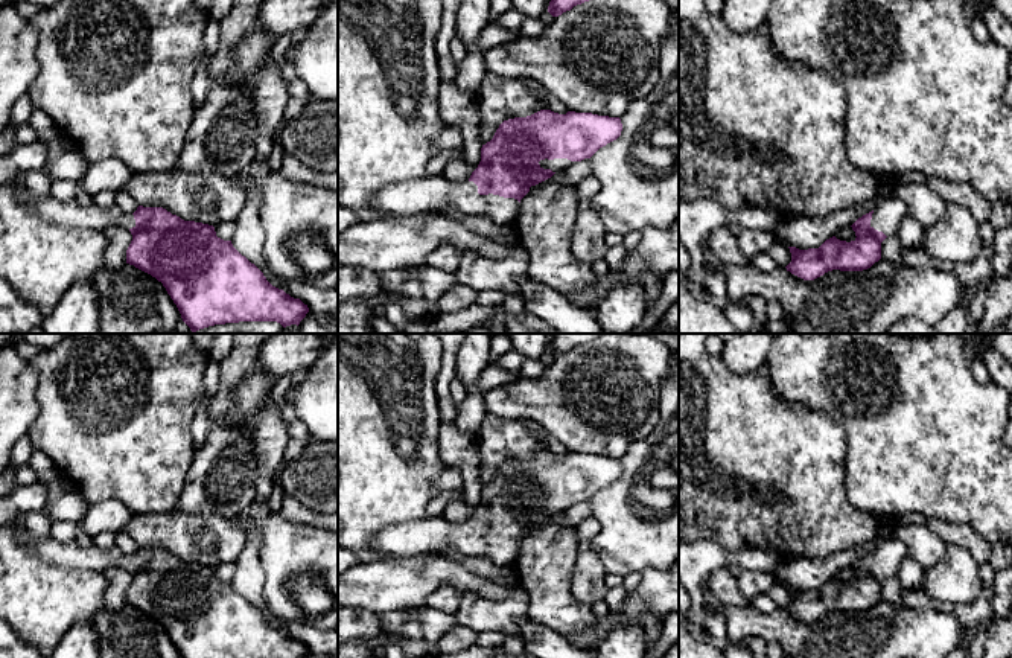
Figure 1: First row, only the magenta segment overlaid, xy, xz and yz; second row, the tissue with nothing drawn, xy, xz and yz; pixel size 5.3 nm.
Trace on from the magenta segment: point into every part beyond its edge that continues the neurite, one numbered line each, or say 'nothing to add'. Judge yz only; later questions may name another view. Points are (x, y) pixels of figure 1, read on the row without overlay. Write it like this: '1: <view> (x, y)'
1: yz (889, 555)

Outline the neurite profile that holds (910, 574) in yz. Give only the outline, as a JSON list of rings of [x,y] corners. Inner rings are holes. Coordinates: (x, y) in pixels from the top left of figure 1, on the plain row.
[[[905,557],[901,564],[898,580],[901,588],[916,589],[922,585],[925,570],[912,557]]]

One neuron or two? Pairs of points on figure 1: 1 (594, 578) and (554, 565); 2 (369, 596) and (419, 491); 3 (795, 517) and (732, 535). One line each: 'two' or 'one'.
1: two
2: two
3: one

